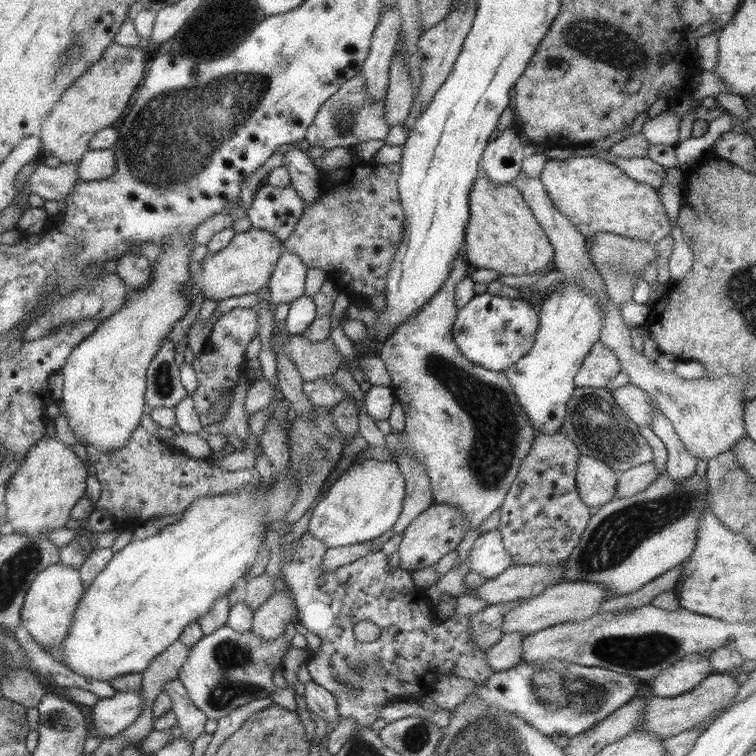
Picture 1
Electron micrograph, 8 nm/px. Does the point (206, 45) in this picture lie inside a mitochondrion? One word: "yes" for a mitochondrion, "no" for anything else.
no

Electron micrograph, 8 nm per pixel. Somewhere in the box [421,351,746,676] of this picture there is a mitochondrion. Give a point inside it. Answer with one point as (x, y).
(615, 536)

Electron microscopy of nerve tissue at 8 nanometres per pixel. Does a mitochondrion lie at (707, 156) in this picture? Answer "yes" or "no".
no

